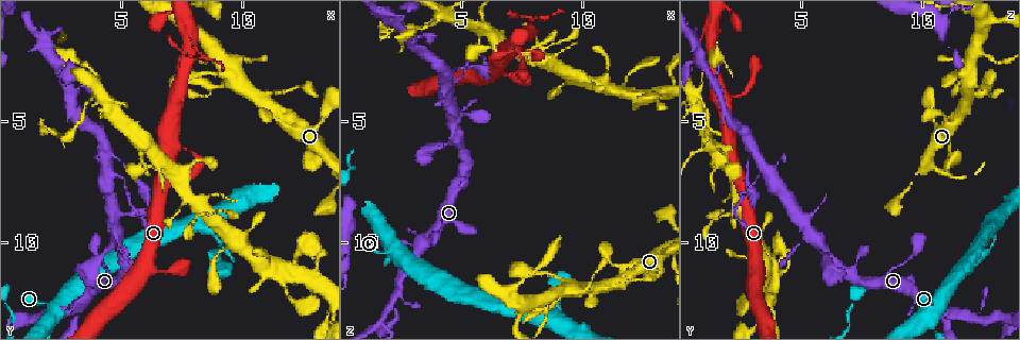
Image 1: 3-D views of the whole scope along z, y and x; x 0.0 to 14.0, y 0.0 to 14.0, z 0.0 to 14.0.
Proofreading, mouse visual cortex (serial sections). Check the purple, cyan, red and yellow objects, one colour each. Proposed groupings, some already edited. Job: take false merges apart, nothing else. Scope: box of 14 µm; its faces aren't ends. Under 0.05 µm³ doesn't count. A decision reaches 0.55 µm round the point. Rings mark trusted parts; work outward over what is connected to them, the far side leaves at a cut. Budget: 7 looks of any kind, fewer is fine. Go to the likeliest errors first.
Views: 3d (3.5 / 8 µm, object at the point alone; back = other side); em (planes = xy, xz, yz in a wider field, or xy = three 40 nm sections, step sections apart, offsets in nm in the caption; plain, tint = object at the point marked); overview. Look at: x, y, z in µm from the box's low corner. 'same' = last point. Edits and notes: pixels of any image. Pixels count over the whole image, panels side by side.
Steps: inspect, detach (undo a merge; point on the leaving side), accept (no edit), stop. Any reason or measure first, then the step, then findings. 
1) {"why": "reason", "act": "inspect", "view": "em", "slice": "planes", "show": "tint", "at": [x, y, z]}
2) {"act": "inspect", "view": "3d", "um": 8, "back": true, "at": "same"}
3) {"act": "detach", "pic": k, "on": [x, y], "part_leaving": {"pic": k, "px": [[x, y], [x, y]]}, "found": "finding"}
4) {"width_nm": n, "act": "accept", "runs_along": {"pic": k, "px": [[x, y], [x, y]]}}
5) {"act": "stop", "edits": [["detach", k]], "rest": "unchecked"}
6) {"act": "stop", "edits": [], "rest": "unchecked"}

{"why": "a fork", "act": "inspect", "view": "3d", "um": 8, "at": [1.7, 13.1, 13.3]}

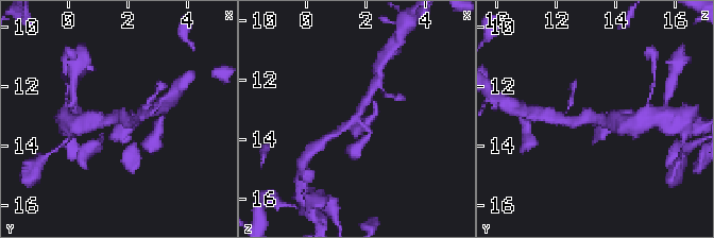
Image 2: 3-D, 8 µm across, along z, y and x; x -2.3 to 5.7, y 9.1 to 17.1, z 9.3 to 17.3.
{"why": "shape alone is not enough", "act": "inspect", "view": "em", "slice": "xy", "step": 3, "show": "tint", "at": [1.6, 13.1, 13.3]}

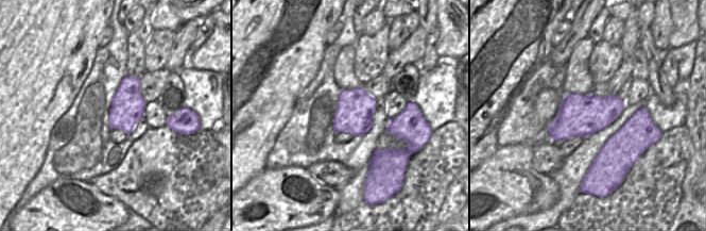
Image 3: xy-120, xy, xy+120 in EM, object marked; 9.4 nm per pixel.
{"act": "accept", "found": "one cell here"}

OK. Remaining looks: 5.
{"why": "three-way junction", "act": "inspect", "view": "3d", "um": 3.5, "at": [4.3, 7.2, 3.6]}

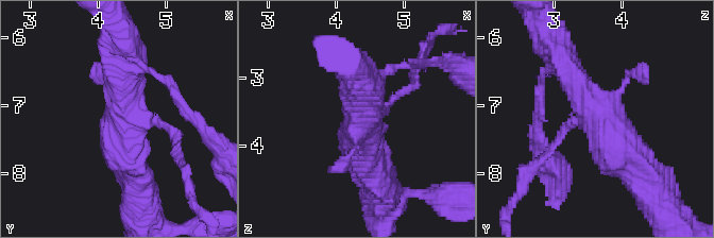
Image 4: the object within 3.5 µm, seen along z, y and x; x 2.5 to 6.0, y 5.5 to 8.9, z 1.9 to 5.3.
{"why": "now the EM", "act": "inspect", "view": "em", "slice": "planes", "show": "tint", "at": [4.35, 7.20, 3.70]}

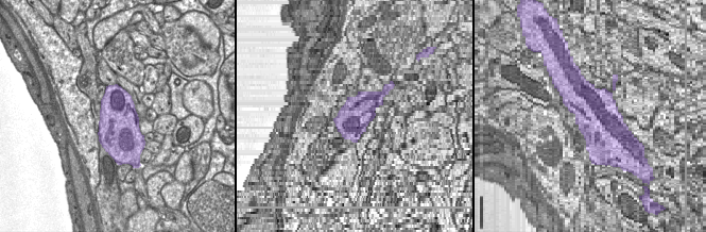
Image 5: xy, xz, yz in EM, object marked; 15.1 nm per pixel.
{"act": "accept", "runs_along": {"pic": 4, "px": [[645, 175], [574, 81], [563, 55]]}, "found": "all the same cell"}

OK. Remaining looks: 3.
{"why": "narrows sharply", "act": "inspect", "view": "3d", "um": 8, "at": [8.5, 2.5, 13.2]}

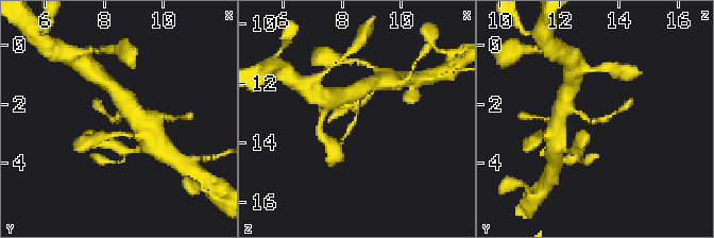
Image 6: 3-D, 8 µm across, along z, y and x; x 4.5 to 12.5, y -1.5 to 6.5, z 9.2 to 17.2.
{"arm_widths_nm": [150, 150], "act": "inspect", "view": "em", "slice": "xy", "step": 5, "show": "tint", "at": [8.5, 2.5, 13.1]}

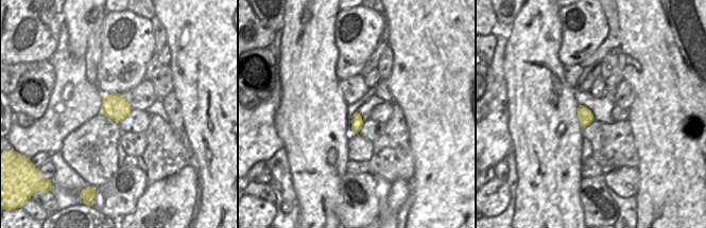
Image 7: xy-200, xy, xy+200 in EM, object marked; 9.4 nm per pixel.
{"act": "accept", "runs_along": {"pic": 6, "px": [[361, 88], [356, 119], [341, 140]]}, "found": "all the same cell"}

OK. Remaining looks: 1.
{"act": "stop", "edits": [], "rest": "unchecked"}

